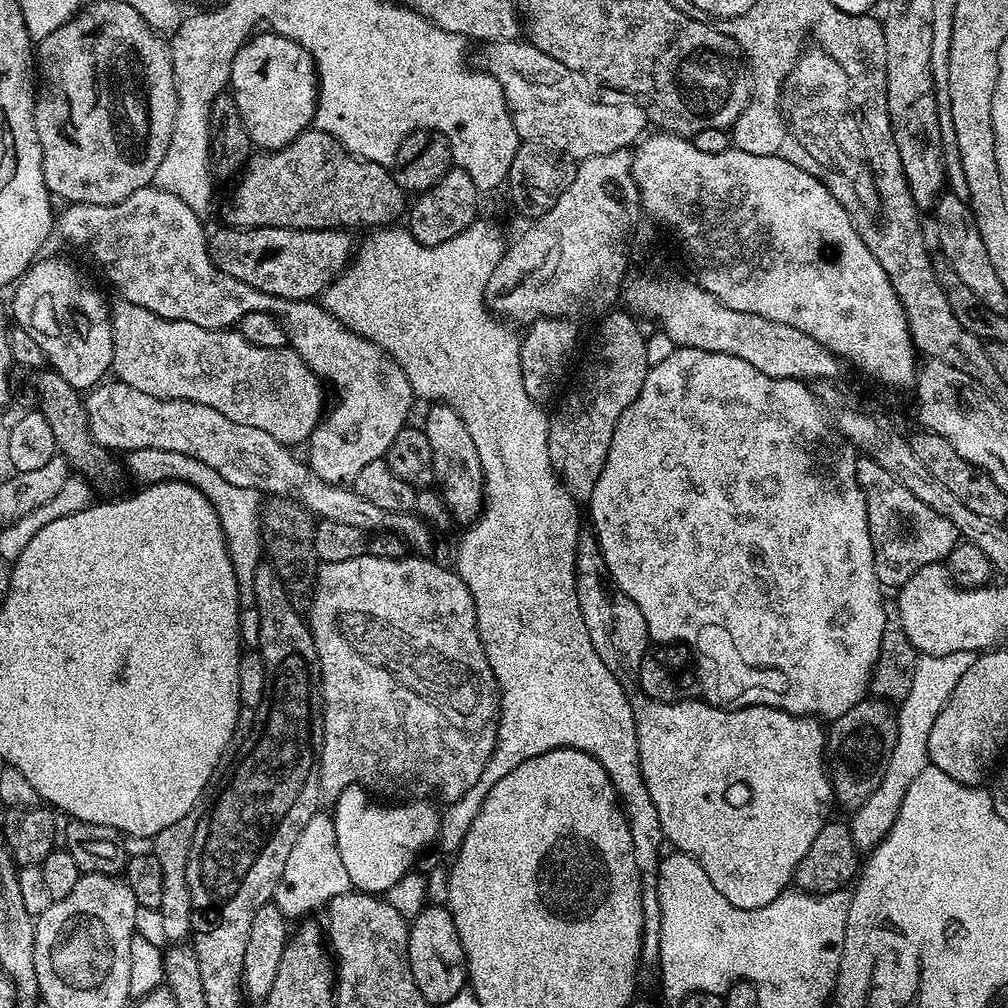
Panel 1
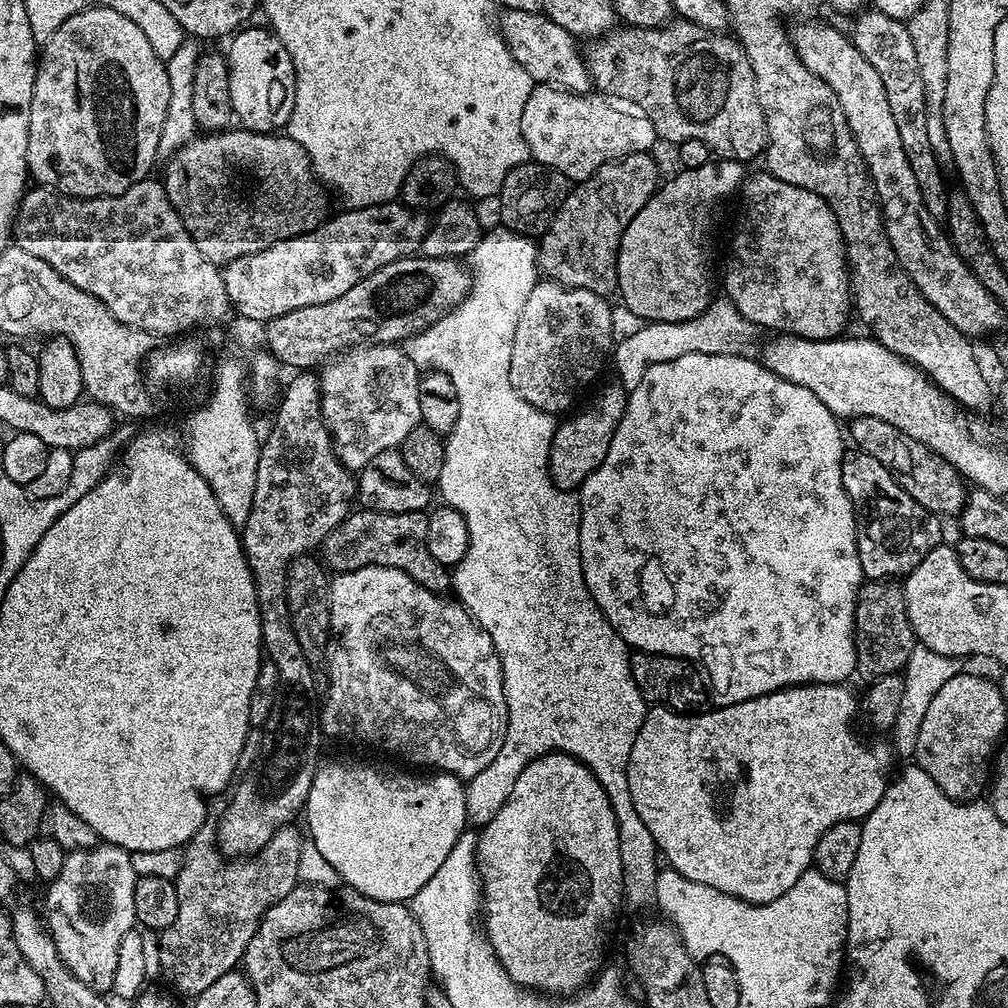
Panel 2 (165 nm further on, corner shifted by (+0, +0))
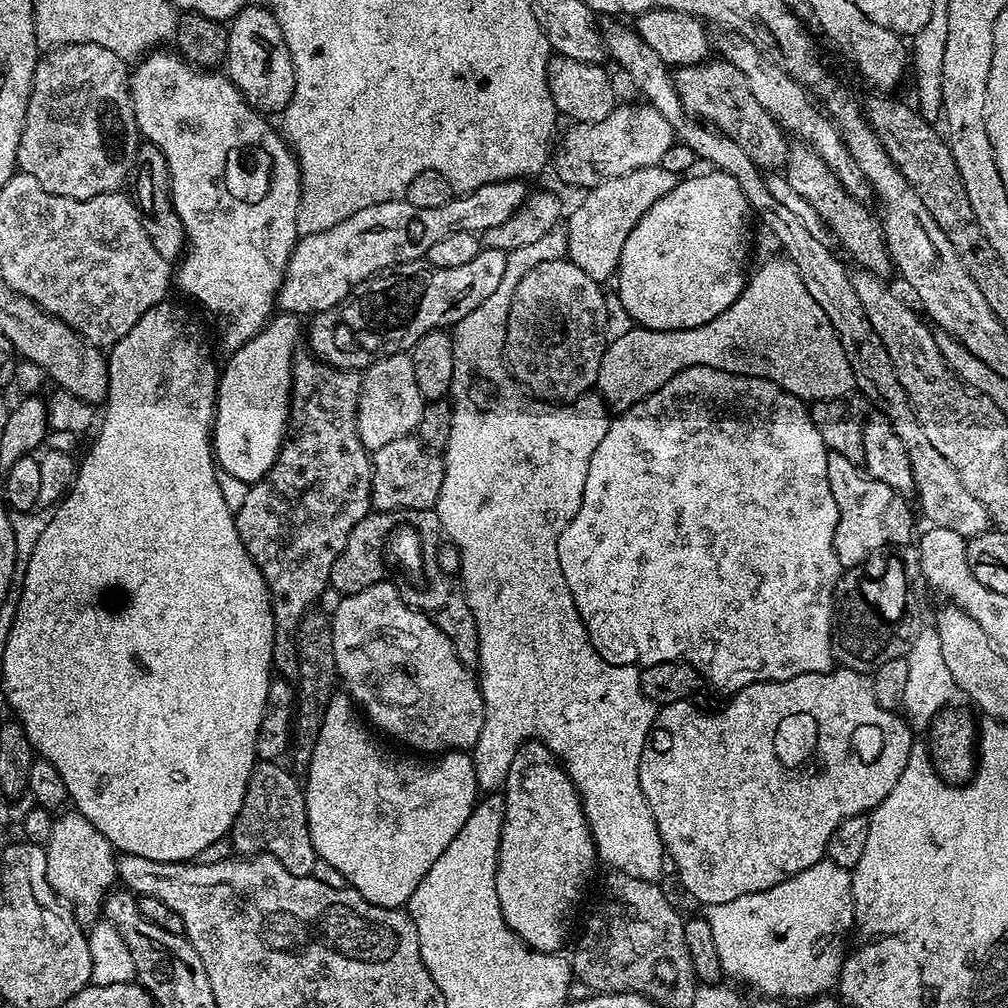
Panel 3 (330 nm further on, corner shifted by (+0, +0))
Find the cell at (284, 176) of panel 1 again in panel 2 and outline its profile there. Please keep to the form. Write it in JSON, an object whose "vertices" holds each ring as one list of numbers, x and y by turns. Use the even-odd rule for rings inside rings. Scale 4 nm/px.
{"vertices":[[239,126,215,134,200,134,182,146,182,150,167,157,165,164,168,165,164,168,162,183,166,198,170,198,170,206,174,206,198,250,217,266,234,262,234,258,246,258,246,254,258,254,258,250,266,250,266,246,274,246,274,242,286,242,286,238,298,238,312,232,329,215,325,189,312,171,306,150,286,134,251,132],[239,168,256,179,256,193,249,204,235,204,224,193]]}

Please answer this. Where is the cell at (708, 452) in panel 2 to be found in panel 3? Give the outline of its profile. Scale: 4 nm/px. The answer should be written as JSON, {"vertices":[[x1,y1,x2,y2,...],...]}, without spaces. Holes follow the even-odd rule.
{"vertices":[[684,368,670,382,666,382,654,394,642,398,634,406,630,406,625,412,619,413,609,423,606,430,606,438,594,450,594,458,590,458,590,470,586,470,586,486,582,490,582,506,578,514,562,530,558,538,558,562,562,566,562,578,566,578,566,586,570,586,570,594,574,598,574,606,582,618,582,622,588,631,590,642,594,650,606,662,611,664,634,664,640,668,649,668,662,662,678,660,681,664,689,664,695,668,705,681,708,680,720,692,735,694,751,684,761,684,767,680,785,680,794,678,798,674,818,674,830,672,834,667,832,654,832,595,836,589,836,583,840,581,842,571,838,558,834,554,834,530,838,526,838,502,834,502,834,494,830,494,830,478,826,474,826,462,829,450,822,442,822,434,818,434,818,428,812,421,809,405,784,392,776,384,769,380,761,380,754,376,735,376,732,372,720,372,716,368]]}

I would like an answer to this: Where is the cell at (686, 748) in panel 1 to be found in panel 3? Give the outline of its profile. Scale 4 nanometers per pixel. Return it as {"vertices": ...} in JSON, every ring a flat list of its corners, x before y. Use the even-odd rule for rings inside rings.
{"vertices":[[836,666,830,672,798,674,785,680,767,680,761,684,751,684,735,693,729,700,732,701,721,712,712,712,709,716,699,712,692,700,663,705,657,711,640,759,640,789,650,806,650,814,654,814,654,822,664,843,667,859,671,867,672,864,676,867,681,886,701,906,730,902,734,898,742,898,742,894,770,890,778,886,778,882,786,882,786,878,794,878,794,874,802,874,802,870,825,859,830,834,838,830,843,820,871,813,872,809,877,808,886,798,886,794,894,790,902,770,906,770,906,758,910,758,914,743,913,729,908,727,908,721,903,715,891,708,878,706,878,698,874,698,871,675,849,668]]}

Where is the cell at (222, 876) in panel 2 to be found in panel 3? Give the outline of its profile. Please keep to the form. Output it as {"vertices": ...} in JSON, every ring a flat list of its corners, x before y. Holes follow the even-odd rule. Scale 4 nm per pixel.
{"vertices":[[260,760,254,766,242,810,232,823,230,836,241,853,269,852,282,862,282,866,286,866,286,870,290,870,290,874,310,876,318,857,308,829,304,789,301,781,296,781,282,765,274,760]]}

